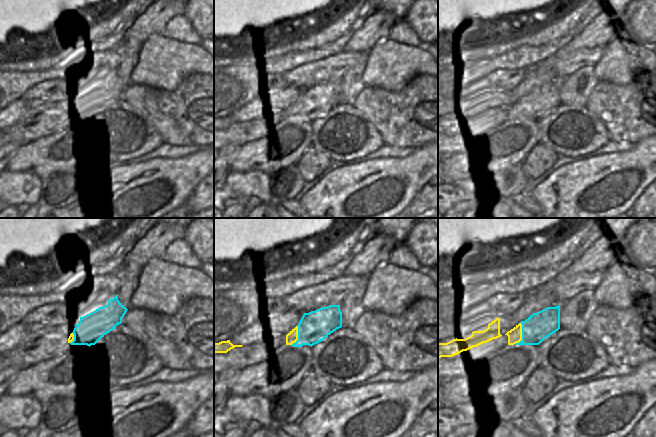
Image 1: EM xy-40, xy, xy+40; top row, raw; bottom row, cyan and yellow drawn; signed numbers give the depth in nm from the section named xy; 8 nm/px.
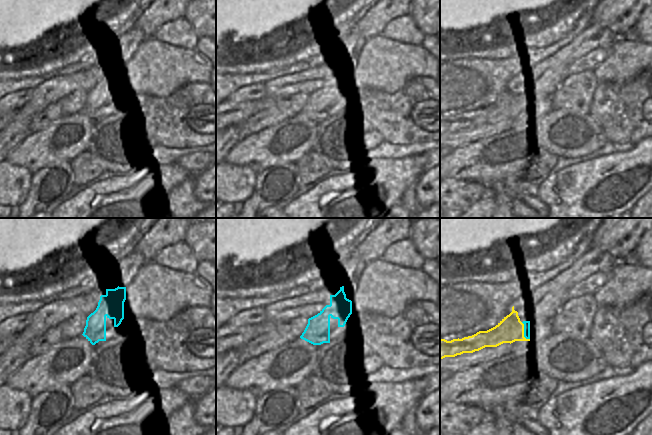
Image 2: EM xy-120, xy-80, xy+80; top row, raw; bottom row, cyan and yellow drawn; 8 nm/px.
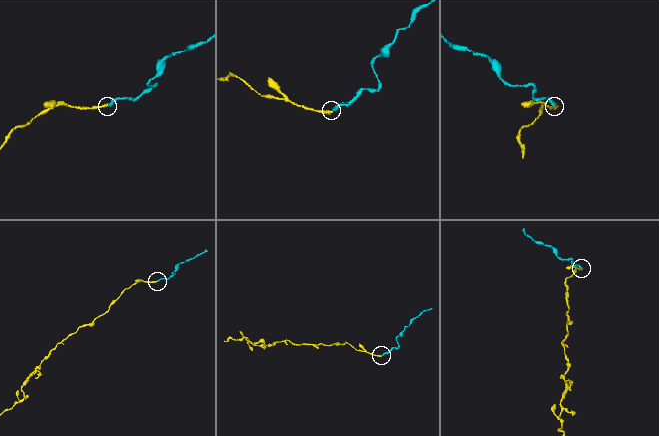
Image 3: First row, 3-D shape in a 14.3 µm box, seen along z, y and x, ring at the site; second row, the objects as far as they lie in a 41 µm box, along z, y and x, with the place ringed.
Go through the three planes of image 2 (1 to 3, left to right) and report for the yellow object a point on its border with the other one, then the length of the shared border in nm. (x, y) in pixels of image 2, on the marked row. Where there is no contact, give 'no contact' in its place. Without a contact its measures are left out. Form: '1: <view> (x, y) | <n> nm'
1: no contact
2: no contact
3: xy+80 (524, 332) | 160 nm

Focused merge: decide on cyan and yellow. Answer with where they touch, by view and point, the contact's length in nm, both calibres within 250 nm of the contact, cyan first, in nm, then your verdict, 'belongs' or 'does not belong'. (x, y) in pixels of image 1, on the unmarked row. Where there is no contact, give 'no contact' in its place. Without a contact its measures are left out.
contact xy+40 (522, 110); length 190 nm; calibres 220 and 110 nm; does not belong

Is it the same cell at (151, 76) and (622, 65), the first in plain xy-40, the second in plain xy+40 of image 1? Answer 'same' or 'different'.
same

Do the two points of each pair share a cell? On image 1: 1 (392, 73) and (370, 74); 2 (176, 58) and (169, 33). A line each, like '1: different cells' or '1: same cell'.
1: same cell
2: different cells

